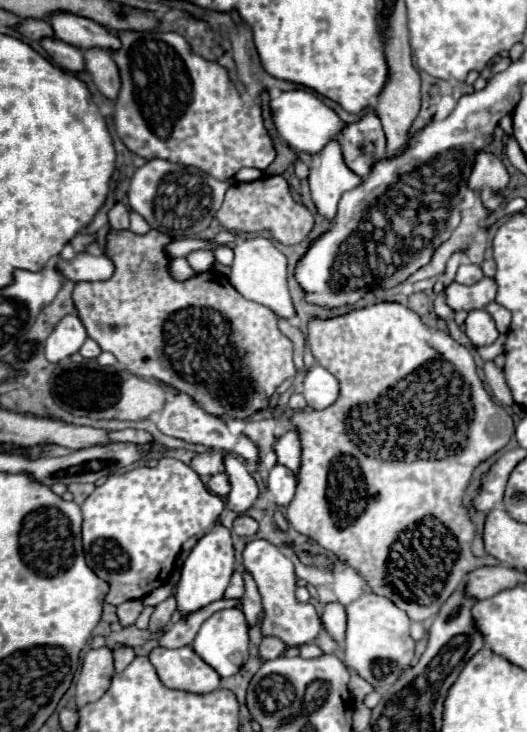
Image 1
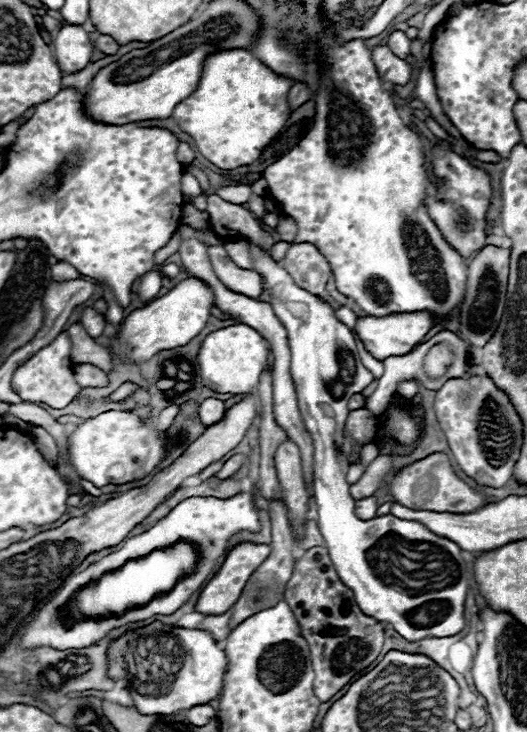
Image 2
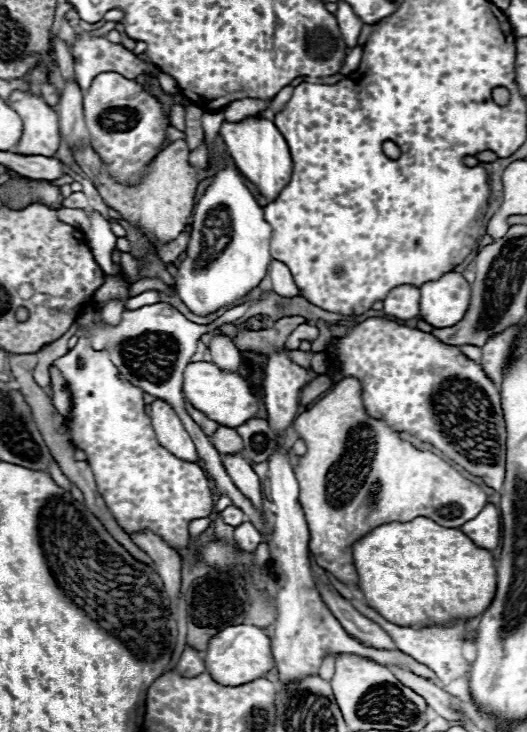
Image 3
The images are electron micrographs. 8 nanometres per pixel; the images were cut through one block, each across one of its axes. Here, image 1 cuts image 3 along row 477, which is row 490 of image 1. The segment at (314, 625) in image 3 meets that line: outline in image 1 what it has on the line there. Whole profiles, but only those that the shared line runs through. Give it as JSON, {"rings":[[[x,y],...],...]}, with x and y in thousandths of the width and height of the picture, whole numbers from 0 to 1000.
{"rings":[[[524,634],[516,642],[512,642],[512,650],[509,650],[509,669],[516,672],[520,678],[520,686],[528,691],[546,691],[554,678],[558,678],[558,669],[562,669],[562,650],[554,642]]]}

